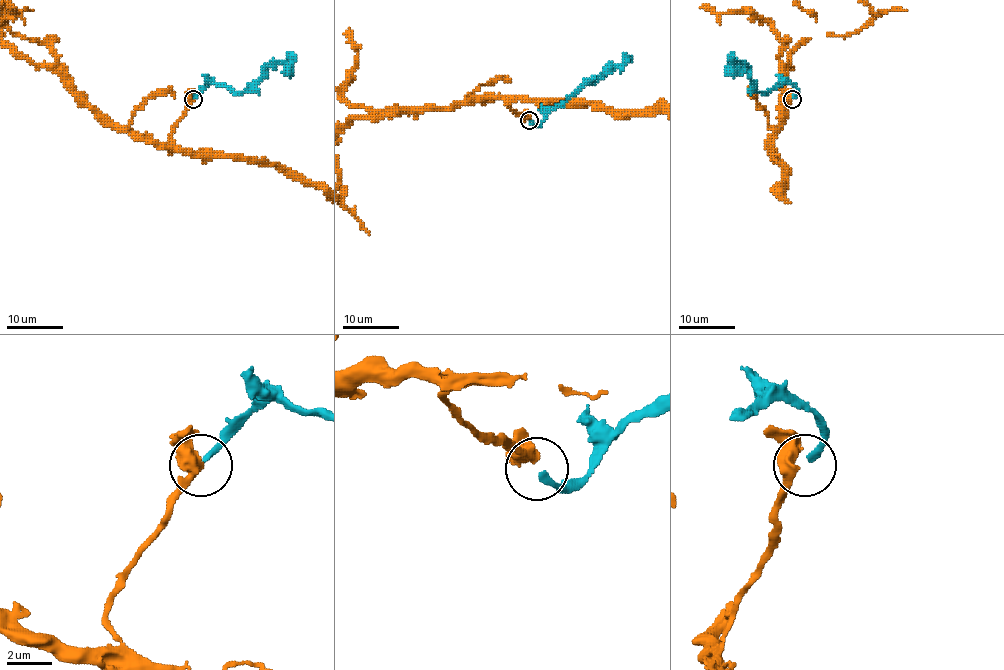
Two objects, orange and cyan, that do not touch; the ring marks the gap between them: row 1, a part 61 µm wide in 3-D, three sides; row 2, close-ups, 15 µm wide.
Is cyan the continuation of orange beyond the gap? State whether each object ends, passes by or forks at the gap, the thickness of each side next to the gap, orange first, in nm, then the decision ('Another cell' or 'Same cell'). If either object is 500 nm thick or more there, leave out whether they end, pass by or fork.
At the ring orange passes by. At the ring cyan ends. Thickness 420 nm (orange) against 280 nm. Same cell

